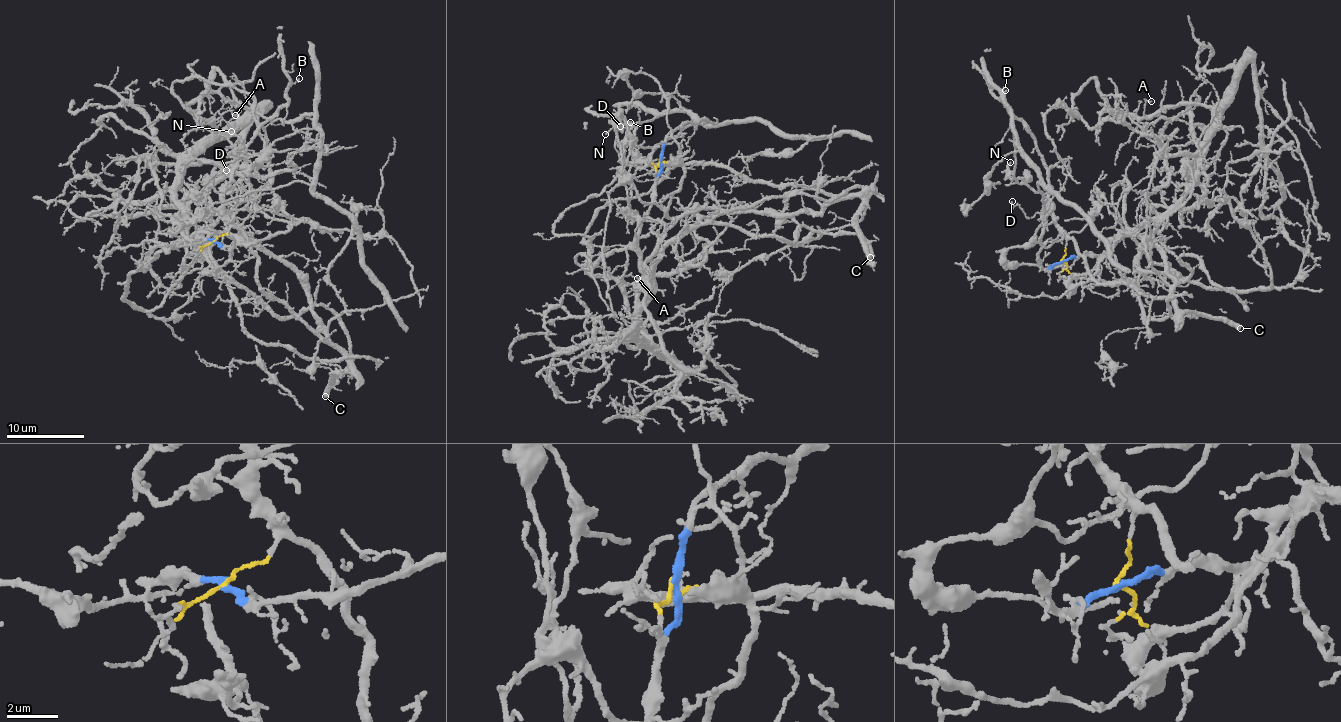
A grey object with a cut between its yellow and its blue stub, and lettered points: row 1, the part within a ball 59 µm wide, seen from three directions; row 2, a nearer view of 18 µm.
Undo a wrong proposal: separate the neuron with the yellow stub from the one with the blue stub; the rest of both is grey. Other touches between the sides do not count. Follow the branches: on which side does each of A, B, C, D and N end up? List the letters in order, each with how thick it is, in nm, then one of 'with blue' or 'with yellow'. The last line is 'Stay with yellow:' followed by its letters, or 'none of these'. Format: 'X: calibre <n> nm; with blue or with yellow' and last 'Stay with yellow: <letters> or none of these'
A: calibre 110 nm; with blue
B: calibre 120 nm; with yellow
C: calibre 480 nm; with yellow
D: calibre 130 nm; with yellow
N: calibre 140 nm; with yellow
Stay with yellow: B, C, D, N

